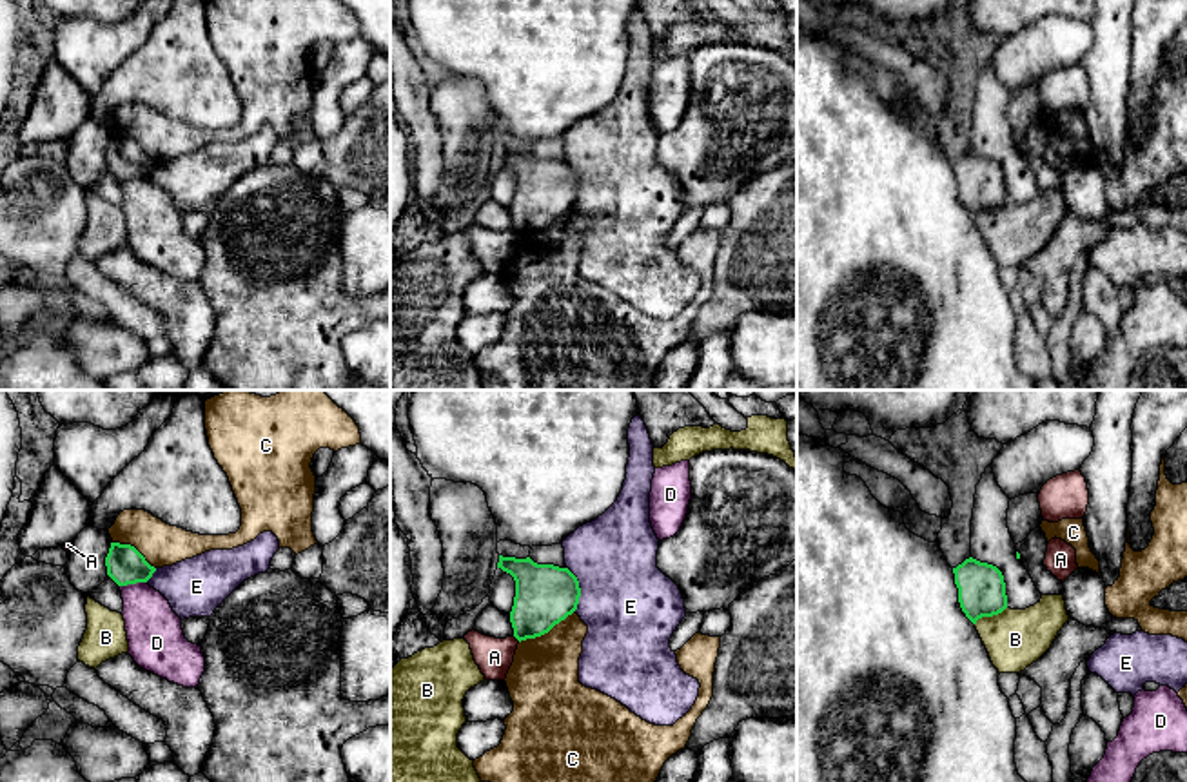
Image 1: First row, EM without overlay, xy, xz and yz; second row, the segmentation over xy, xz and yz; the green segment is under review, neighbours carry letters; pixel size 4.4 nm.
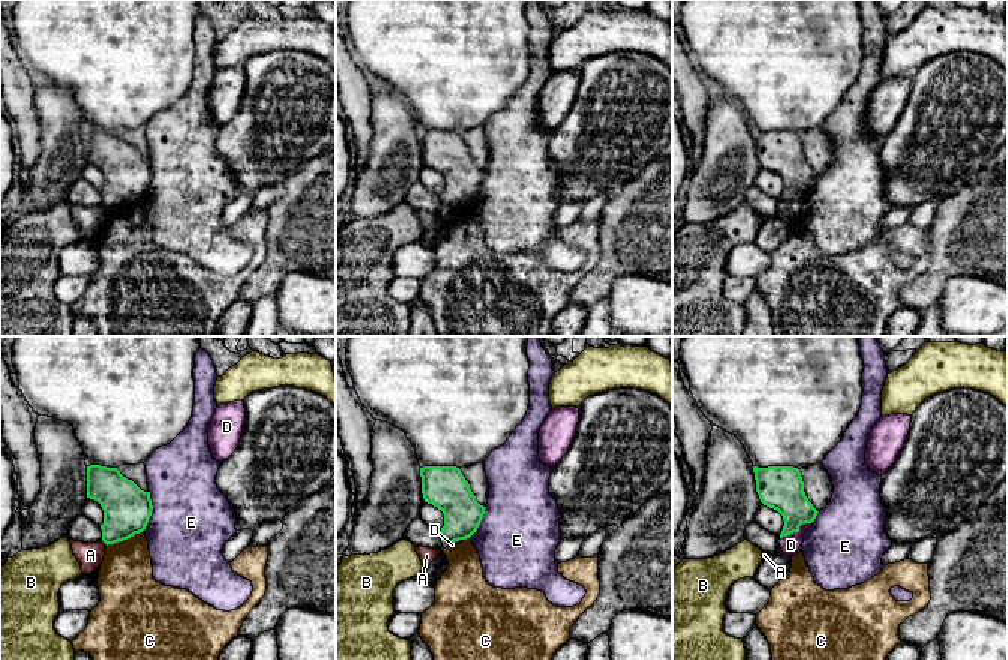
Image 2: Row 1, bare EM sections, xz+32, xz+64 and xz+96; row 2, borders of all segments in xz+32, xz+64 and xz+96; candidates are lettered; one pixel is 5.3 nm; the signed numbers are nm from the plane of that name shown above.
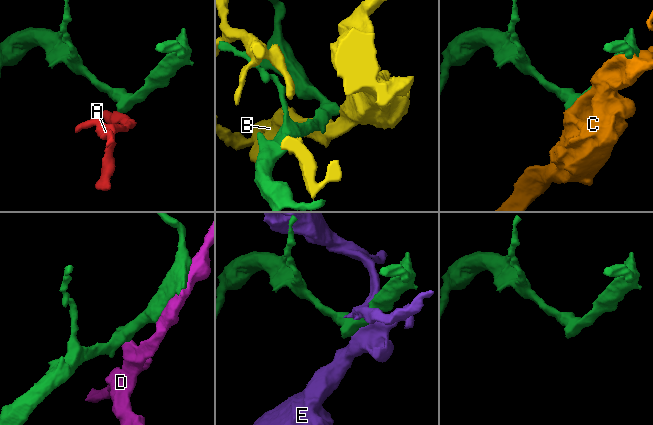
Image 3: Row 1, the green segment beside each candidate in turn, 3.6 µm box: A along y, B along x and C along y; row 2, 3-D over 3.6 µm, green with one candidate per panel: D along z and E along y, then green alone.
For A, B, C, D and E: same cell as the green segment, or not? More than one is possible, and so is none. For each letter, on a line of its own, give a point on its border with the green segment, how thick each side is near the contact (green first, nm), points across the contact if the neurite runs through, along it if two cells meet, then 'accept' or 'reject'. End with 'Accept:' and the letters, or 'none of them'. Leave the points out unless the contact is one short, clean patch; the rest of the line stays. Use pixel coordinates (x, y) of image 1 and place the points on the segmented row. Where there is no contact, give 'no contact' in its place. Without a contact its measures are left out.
A: meets green in xz at (518, 639); 260 nm thick on the green side, 160 nm on the other; border along xz (514, 635), (519, 641); reject
B: meets green in yz at (990, 615); 200 nm thick on the green side, 260 nm on the other; reject
C: meets green in xz at (547, 632); 260 nm thick on the green side, 320 nm on the other; reject
D: meets green in xy at (133, 583); 170 nm thick on the green side, 240 nm on the other; reject
E: meets green in xz at (579, 588); 260 nm thick on the green side, 420 nm on the other; reject
Accept: none of them

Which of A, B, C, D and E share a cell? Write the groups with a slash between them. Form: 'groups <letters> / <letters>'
groups A / B / C / D / E

